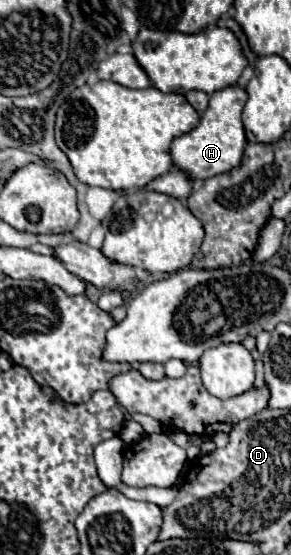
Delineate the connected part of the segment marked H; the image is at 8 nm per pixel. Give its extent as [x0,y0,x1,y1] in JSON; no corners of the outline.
[171,86,245,180]

